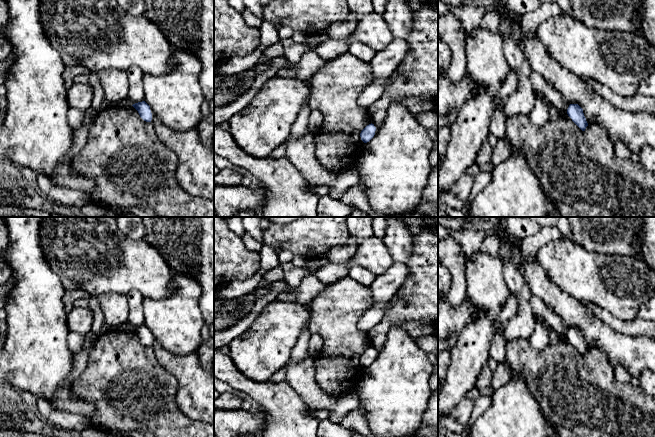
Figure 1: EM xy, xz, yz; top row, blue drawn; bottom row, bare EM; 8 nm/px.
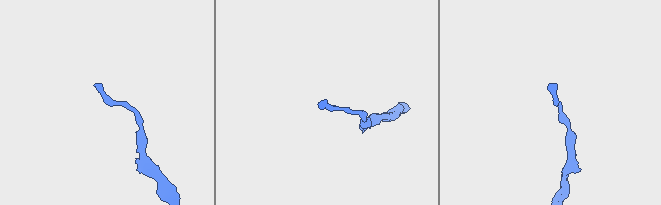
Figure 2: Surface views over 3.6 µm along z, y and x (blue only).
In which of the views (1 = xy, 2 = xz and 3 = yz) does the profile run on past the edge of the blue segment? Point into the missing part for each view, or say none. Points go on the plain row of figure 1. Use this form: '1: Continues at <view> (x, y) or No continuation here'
1: No continuation here
2: No continuation here
3: No continuation here

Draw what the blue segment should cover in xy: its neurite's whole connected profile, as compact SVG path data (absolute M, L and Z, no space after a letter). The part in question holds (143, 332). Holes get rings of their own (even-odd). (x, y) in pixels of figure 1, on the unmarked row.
M138 326L132 329L139 337L140 341L146 345L151 346L152 344L152 337L150 334L150 330L145 326Z

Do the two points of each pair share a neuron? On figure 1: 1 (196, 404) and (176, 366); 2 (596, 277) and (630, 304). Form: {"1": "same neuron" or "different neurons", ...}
{"1": "same neuron", "2": "same neuron"}

